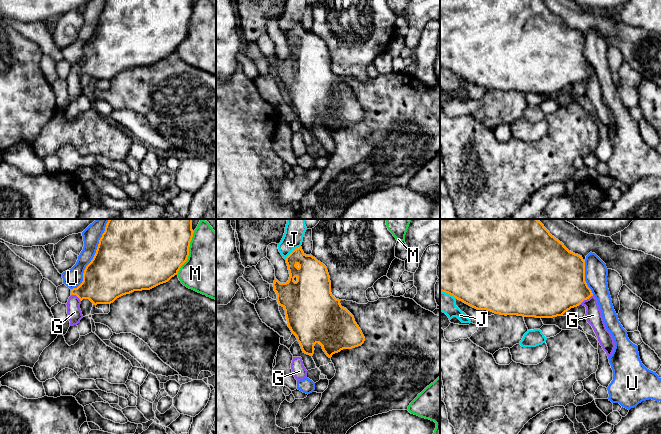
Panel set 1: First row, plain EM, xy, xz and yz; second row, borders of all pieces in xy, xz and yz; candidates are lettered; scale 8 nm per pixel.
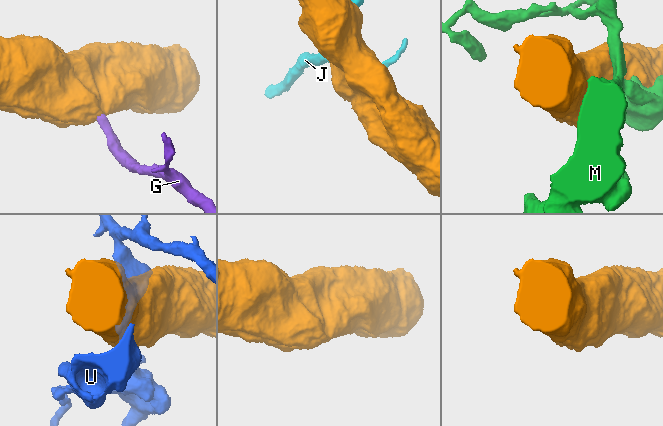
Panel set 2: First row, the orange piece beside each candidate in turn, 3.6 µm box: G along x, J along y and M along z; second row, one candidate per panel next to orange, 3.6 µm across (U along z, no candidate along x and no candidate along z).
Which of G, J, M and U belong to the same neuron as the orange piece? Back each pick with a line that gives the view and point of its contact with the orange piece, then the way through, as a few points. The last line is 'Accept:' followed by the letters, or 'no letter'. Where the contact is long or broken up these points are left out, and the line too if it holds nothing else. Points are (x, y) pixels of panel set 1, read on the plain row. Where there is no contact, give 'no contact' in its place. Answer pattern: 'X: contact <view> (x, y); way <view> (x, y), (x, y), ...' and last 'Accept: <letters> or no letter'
G: contact yz (586, 75); way yz (559, 60), (586, 75), (592, 82), (593, 91)
Accept: G

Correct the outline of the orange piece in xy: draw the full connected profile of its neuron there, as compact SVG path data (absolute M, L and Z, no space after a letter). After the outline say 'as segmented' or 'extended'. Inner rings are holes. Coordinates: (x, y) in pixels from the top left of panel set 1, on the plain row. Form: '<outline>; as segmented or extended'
M106 0L96 29L84 46L82 59L71 65L71 72L66 80L70 102L77 101L83 94L80 85L83 75L89 75L93 81L111 80L123 71L150 66L168 58L187 37L193 9L192 0Z; extended

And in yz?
M440 0L440 67L477 85L500 91L535 94L562 92L571 84L586 83L585 95L610 133L615 124L602 88L585 57L585 37L569 27L543 0Z; extended

